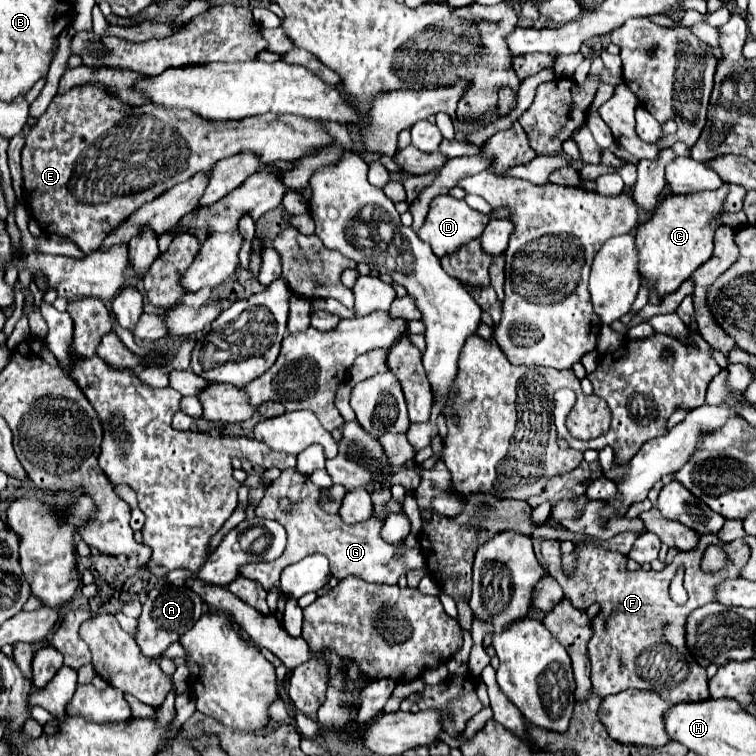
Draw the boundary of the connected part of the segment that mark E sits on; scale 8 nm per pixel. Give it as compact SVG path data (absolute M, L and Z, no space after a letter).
M93 83L75 87L65 95L55 95L45 115L37 119L21 151L23 185L31 215L45 233L69 237L85 253L93 253L99 249L105 235L143 203L159 197L173 185L187 181L199 171L209 171L225 157L249 151L263 163L273 163L279 159L293 161L329 143L333 143L333 139L319 127L319 121L297 115L265 113L239 121L205 121L187 109L165 109L153 103L141 107L125 105L113 99L99 83Z

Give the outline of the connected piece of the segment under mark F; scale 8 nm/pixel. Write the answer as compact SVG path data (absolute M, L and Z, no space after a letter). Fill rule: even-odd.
M699 535L699 543L697 549L693 549L693 553L679 553L673 559L673 563L668 564L659 573L643 569L627 571L625 555L605 551L595 545L585 545L579 553L577 571L571 577L567 577L561 571L561 541L547 539L543 543L541 553L547 565L547 575L559 581L569 601L573 601L577 609L585 611L591 605L599 605L599 613L593 617L593 637L587 645L591 661L591 683L595 695L605 697L625 689L639 689L657 693L659 697L665 697L665 701L671 703L709 699L707 673L695 661L693 653L689 653L687 649L687 617L697 607L715 603L715 587L721 585L723 579L741 577L741 567L745 567L745 561L749 559L749 545L745 543L745 539L735 539L730 543L721 542L721 547L731 559L731 565L725 571L705 575L701 571L701 555L707 545L719 541L721 539L717 535ZM679 567L685 569L683 585L689 595L685 605L677 605L669 595L669 585Z

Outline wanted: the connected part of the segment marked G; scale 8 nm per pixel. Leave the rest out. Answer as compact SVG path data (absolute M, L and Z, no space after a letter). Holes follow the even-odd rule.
M285 469L281 473L281 477L273 481L273 485L265 491L265 497L261 499L255 513L259 517L265 517L265 519L275 519L285 527L287 547L285 547L285 553L271 563L249 563L249 565L241 567L243 577L259 581L265 589L271 589L273 585L279 587L281 571L287 565L293 565L293 563L297 563L303 557L313 555L313 553L321 553L329 559L331 575L339 581L349 577L349 575L359 575L369 583L397 585L399 577L407 575L407 571L425 567L425 559L423 559L423 553L419 549L405 549L405 555L401 559L393 557L397 545L389 545L381 539L379 529L381 529L383 521L375 519L375 515L363 523L345 525L339 515L329 515L329 513L319 509L319 505L317 505L319 497L321 497L319 487L313 485L311 479L301 475L297 469ZM283 497L287 497L291 501L289 511L283 511L279 507L279 499L283 499Z

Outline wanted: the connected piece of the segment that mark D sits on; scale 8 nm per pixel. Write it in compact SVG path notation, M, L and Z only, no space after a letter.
M439 195L429 205L429 213L427 213L425 225L419 229L419 237L425 243L431 245L431 249L437 257L443 257L443 255L449 255L449 253L457 251L465 241L471 241L471 239L479 237L489 221L505 219L507 215L509 213L505 209L493 209L491 215L485 215L485 213L479 213L479 211L471 209L463 199L455 199L451 195Z

